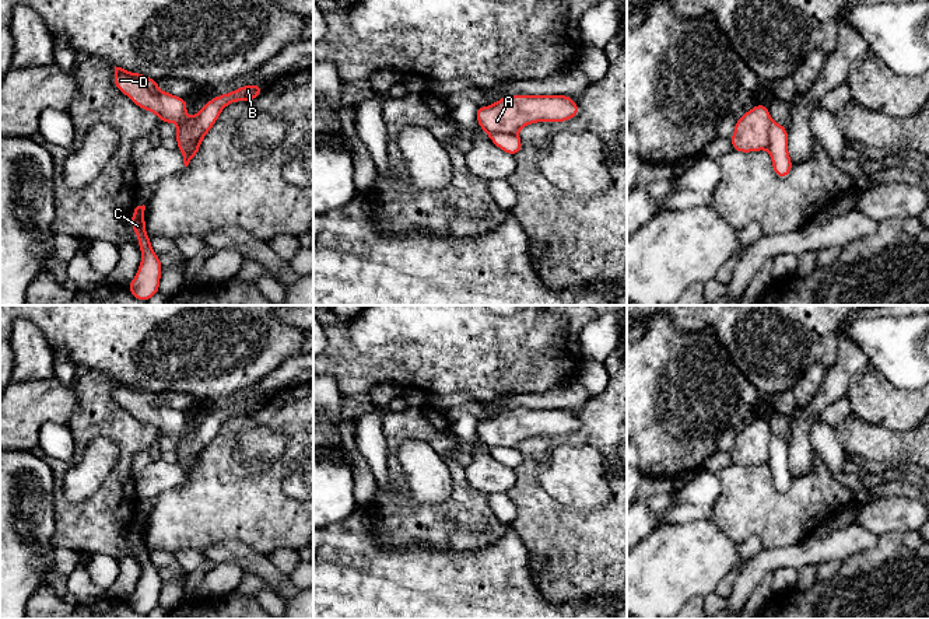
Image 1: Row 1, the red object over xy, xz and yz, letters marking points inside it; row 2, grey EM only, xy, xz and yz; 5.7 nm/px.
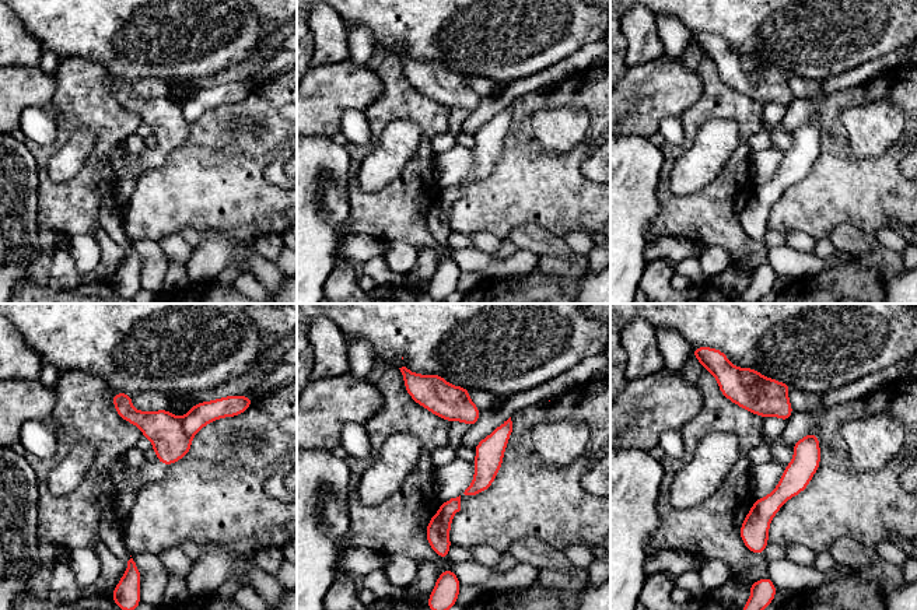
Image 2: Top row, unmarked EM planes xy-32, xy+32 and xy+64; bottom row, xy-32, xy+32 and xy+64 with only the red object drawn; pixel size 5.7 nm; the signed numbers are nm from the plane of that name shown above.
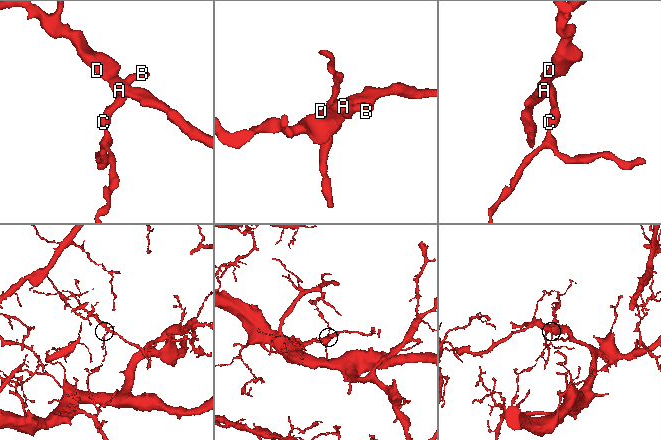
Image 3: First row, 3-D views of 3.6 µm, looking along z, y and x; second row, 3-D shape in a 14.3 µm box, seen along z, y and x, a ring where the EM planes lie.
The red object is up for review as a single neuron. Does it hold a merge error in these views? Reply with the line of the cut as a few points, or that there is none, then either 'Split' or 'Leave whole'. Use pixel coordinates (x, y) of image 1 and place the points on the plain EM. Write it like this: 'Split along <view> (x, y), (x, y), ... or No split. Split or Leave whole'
Split along xy (196, 429), (196, 441), (179, 451), (179, 464). Split

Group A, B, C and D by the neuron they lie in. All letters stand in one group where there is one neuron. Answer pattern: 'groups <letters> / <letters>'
groups A D / B C

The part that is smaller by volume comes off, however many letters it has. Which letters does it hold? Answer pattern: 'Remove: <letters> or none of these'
Remove: A, D

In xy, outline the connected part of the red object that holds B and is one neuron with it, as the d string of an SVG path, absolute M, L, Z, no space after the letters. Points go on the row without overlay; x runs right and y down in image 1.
M248 398L235 405L217 409L215 412L206 416L206 419L196 429L196 444L192 448L183 448L179 451L180 466L183 469L185 480L189 479L190 473L199 466L201 454L210 445L213 438L217 436L221 424L238 415L252 415L263 406L262 399Z

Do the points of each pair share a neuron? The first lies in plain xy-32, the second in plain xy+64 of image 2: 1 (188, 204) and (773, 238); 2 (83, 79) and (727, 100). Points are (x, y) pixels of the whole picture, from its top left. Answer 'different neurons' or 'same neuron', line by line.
1: different neurons
2: same neuron

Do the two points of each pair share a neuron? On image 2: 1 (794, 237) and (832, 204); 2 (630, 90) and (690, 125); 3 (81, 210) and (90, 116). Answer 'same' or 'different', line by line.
1: different
2: different
3: same

